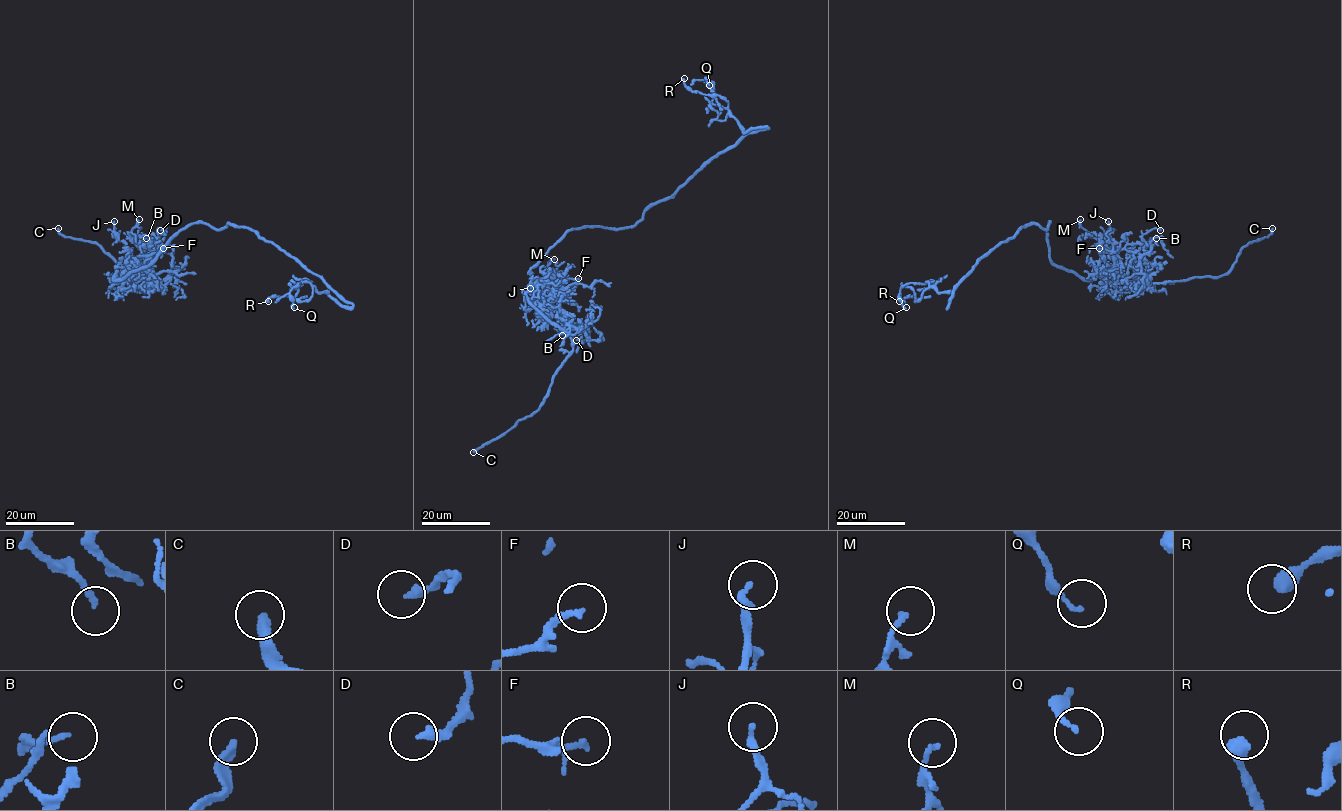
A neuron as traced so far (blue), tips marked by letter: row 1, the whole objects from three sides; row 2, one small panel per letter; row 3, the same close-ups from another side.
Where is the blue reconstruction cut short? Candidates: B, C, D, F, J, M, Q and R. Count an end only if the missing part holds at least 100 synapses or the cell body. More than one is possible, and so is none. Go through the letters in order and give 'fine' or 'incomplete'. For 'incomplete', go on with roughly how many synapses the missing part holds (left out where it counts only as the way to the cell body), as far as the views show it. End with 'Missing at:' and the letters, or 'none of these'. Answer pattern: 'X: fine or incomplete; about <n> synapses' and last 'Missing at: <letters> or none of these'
B: fine
C: incomplete
D: fine
F: fine
J: fine
M: fine
Q: fine
R: fine
Missing at: C

